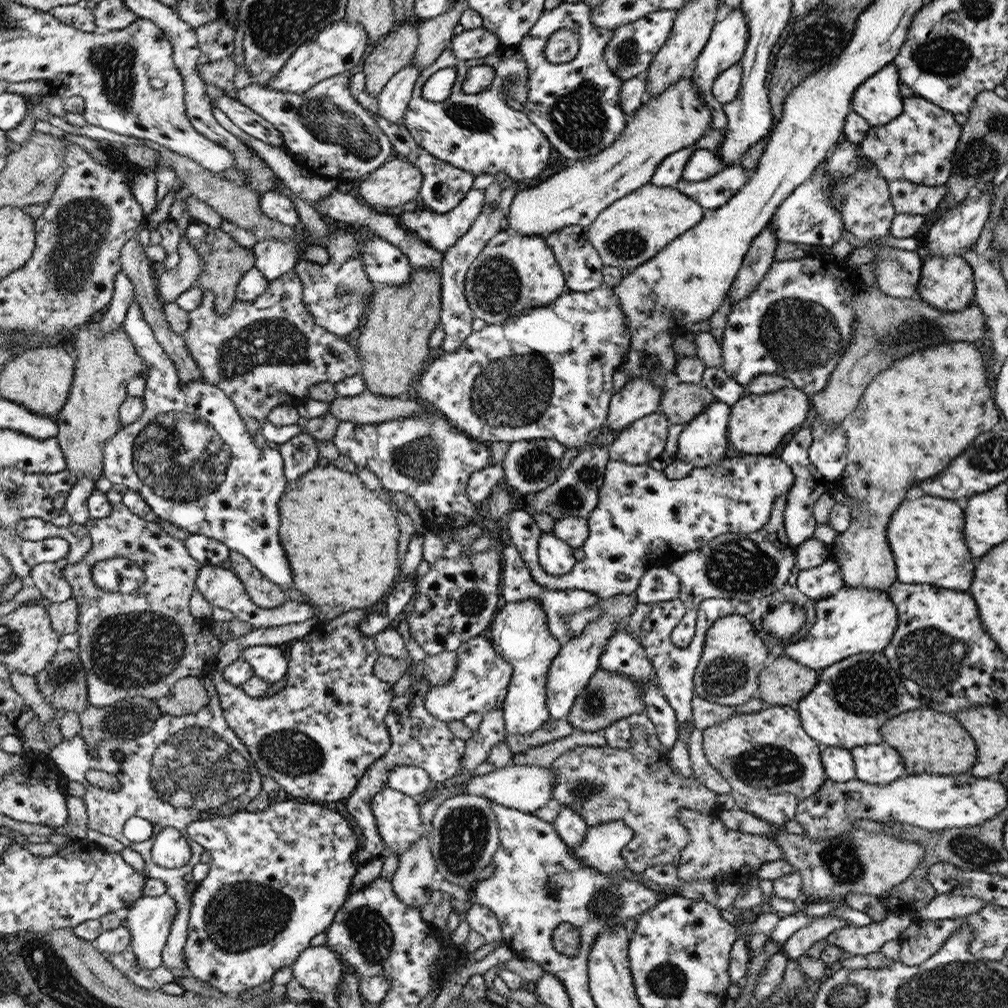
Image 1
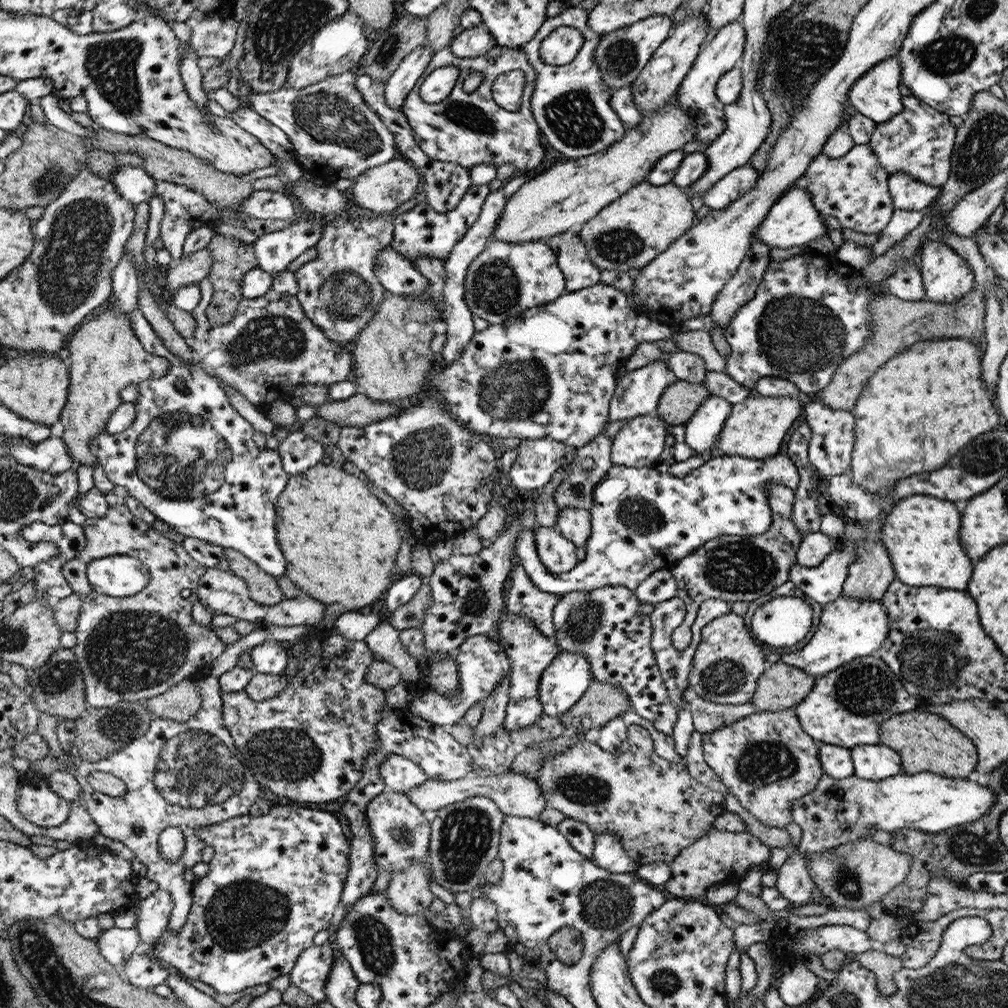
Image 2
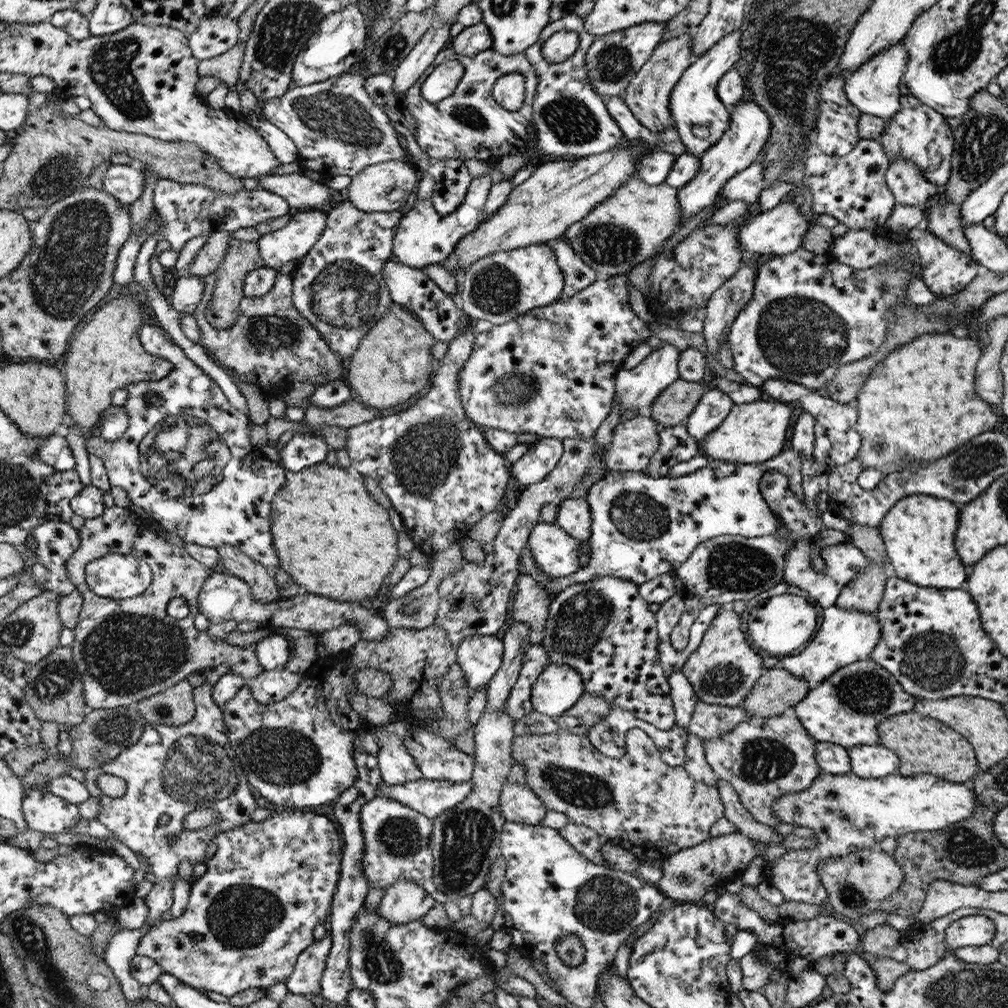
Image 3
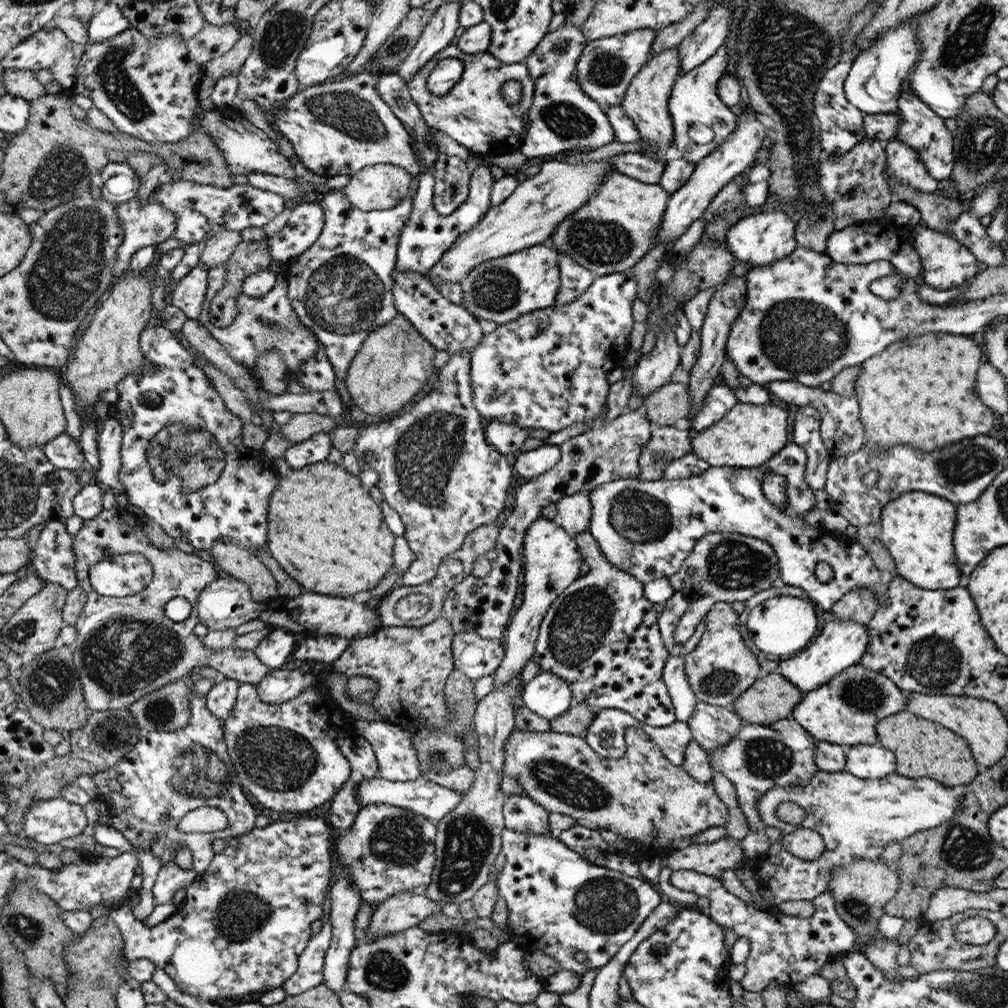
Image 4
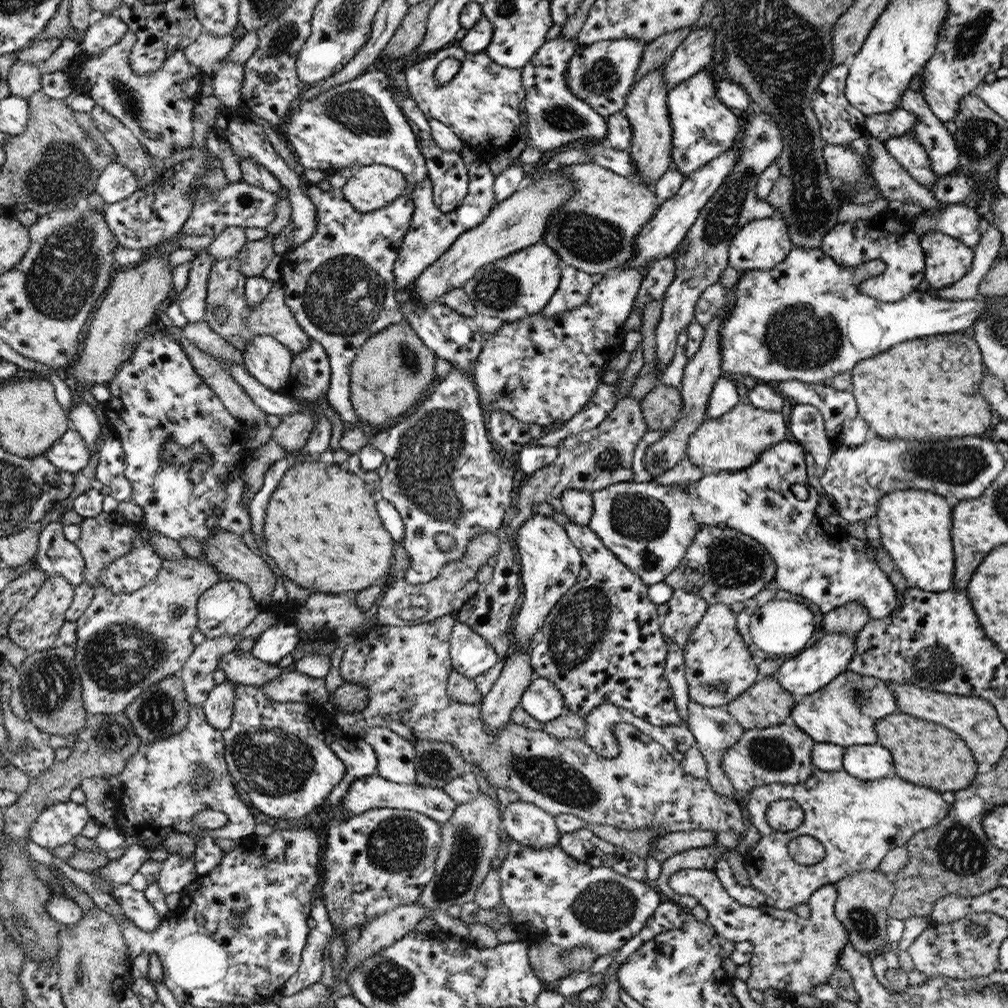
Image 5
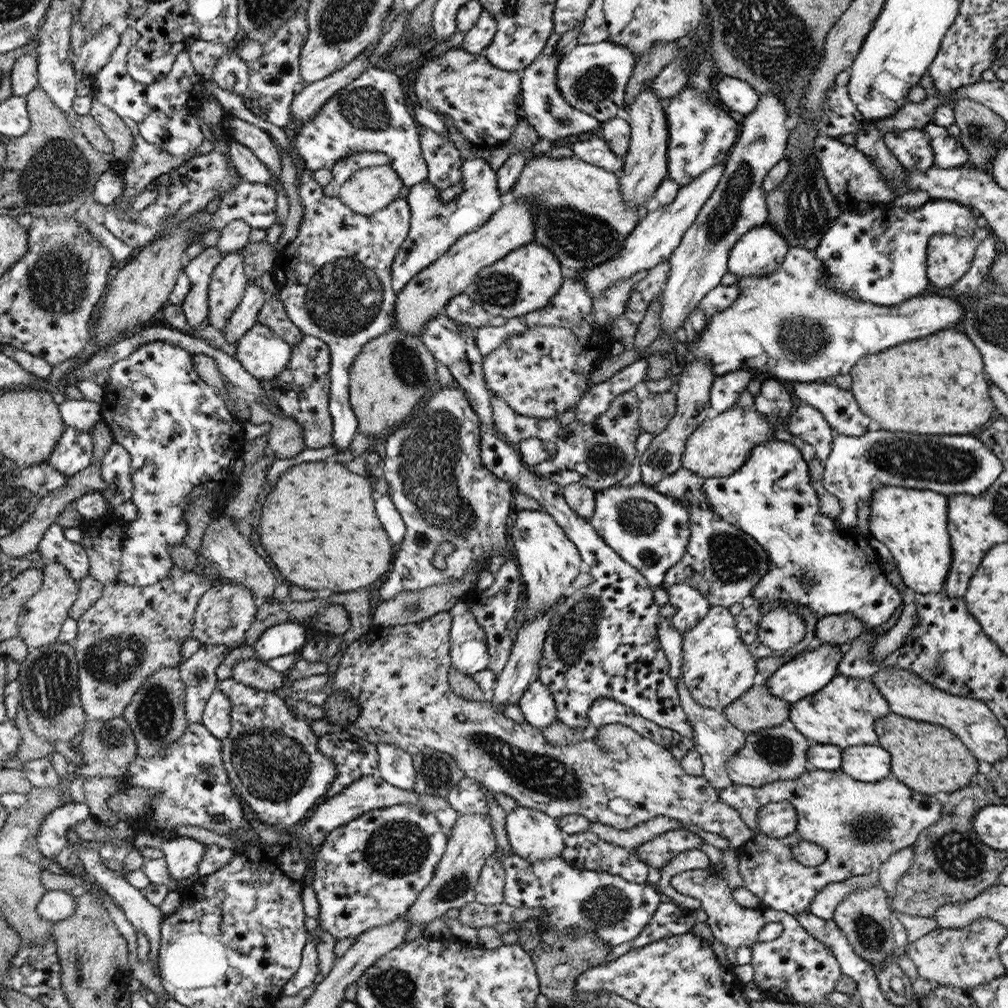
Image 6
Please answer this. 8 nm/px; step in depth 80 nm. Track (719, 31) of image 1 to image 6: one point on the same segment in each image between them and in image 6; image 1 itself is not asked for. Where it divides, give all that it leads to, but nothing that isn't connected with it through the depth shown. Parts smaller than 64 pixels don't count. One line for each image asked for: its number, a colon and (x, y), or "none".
2: (696, 94)
3: (694, 103)
4: (693, 99)
5: (693, 106)
6: (702, 134)

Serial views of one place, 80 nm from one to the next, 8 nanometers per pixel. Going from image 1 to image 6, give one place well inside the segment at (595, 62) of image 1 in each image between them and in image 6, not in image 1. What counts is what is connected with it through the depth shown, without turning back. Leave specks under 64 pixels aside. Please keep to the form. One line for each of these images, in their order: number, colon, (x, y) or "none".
2: (571, 105)
3: (569, 117)
4: (562, 118)
5: (554, 117)
6: (553, 119)

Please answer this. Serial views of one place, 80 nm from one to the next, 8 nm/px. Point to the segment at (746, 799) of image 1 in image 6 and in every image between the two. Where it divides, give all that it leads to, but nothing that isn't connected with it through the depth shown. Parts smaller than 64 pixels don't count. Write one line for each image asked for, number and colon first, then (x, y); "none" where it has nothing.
2: (767, 760)
3: (763, 759)
4: (759, 758)
5: (781, 754)
6: (779, 753)

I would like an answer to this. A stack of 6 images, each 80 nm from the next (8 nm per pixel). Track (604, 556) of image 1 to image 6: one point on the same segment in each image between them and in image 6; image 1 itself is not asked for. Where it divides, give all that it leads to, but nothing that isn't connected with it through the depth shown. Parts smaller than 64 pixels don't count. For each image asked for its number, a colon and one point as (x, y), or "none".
2: (642, 520)
3: (641, 527)
4: (648, 528)
5: (648, 526)
6: (815, 560)

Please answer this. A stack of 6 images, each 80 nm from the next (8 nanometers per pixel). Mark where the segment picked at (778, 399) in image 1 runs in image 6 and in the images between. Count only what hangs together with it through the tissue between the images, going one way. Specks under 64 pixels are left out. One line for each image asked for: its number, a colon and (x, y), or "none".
2: (755, 428)
3: (752, 433)
4: (747, 435)
5: (733, 441)
6: (721, 444)

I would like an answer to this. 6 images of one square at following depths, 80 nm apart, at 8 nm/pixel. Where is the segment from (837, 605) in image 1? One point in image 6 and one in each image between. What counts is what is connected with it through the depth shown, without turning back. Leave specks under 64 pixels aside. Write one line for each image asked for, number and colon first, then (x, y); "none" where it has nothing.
2: (849, 629)
3: (846, 636)
4: (841, 644)
5: (812, 669)
6: (809, 672)

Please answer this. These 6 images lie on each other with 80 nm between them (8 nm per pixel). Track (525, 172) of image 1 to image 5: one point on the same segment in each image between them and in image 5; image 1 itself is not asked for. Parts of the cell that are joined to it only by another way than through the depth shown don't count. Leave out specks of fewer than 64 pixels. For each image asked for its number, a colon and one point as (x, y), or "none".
2: (469, 129)
3: (469, 124)
4: (475, 115)
5: (482, 103)

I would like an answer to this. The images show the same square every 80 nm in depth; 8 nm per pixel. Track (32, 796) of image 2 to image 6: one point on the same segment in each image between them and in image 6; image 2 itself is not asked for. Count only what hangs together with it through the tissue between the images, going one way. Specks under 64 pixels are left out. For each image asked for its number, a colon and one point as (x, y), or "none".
3: (45, 812)
4: (49, 821)
5: (58, 824)
6: (51, 838)

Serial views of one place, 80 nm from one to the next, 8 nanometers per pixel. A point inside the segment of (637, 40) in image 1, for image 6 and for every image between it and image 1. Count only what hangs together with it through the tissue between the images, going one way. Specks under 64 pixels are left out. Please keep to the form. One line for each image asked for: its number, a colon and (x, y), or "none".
2: (620, 55)
3: (612, 61)
4: (605, 68)
5: (601, 74)
6: (592, 77)

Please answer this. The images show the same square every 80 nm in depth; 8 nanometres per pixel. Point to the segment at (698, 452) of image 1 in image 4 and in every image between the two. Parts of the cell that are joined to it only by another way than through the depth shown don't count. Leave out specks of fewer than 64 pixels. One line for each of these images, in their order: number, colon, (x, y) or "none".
2: (701, 432)
3: (713, 407)
4: (720, 399)

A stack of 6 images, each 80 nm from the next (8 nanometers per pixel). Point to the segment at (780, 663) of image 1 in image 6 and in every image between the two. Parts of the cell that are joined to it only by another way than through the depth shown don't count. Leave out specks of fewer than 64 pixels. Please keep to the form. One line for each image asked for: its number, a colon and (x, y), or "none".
2: (781, 686)
3: (777, 690)
4: (771, 697)
5: (765, 704)
6: (757, 709)

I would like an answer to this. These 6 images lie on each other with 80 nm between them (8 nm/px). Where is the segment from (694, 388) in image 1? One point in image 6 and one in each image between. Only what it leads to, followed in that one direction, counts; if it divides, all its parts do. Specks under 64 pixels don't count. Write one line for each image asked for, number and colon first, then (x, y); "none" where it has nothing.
2: (678, 402)
3: (677, 401)
4: (670, 402)
5: (661, 407)
6: (656, 410)

